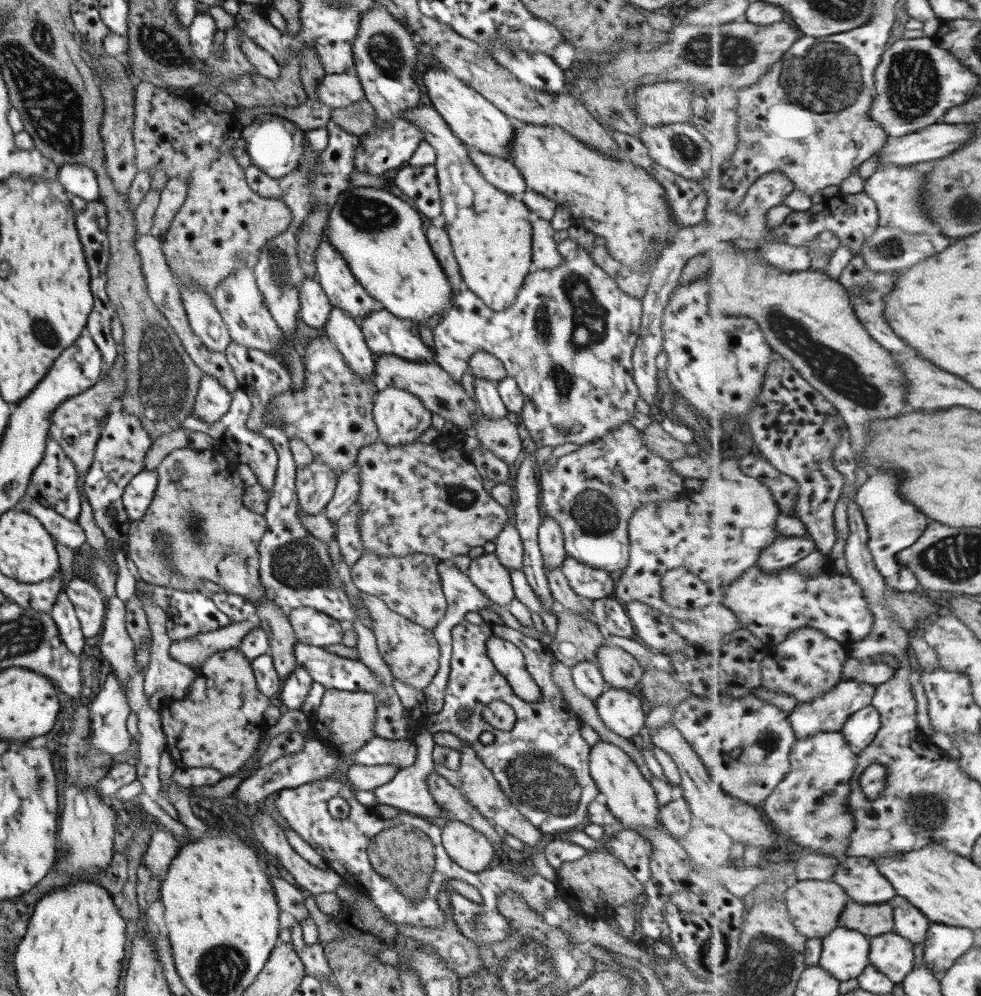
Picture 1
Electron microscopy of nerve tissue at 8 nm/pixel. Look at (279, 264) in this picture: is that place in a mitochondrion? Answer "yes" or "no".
yes

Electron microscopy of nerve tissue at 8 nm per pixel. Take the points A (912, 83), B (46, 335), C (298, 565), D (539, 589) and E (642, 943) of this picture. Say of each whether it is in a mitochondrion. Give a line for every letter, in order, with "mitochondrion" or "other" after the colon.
A: mitochondrion
B: mitochondrion
C: mitochondrion
D: other
E: other

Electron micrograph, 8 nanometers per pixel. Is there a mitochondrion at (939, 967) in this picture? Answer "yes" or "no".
no

